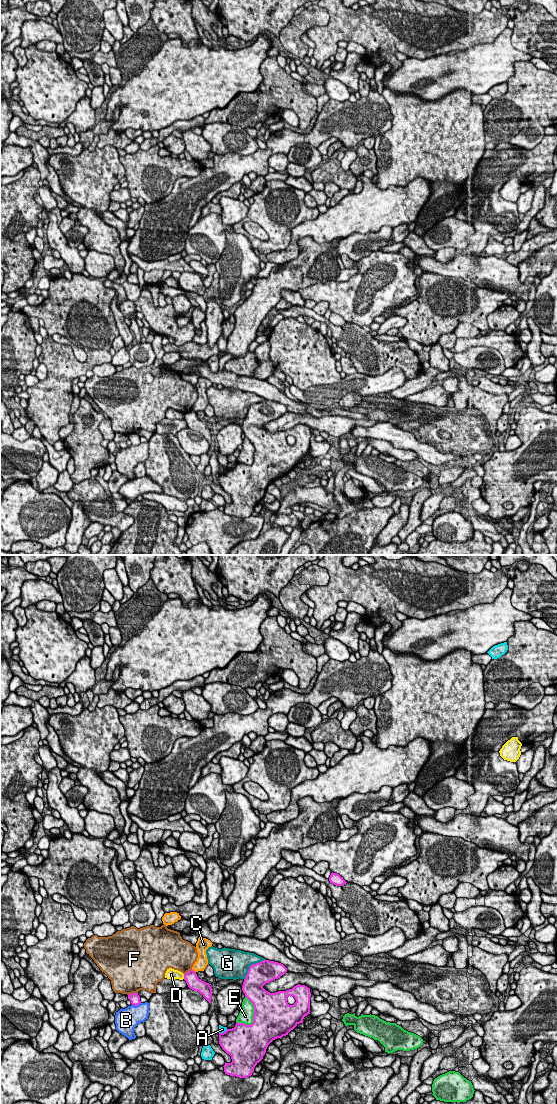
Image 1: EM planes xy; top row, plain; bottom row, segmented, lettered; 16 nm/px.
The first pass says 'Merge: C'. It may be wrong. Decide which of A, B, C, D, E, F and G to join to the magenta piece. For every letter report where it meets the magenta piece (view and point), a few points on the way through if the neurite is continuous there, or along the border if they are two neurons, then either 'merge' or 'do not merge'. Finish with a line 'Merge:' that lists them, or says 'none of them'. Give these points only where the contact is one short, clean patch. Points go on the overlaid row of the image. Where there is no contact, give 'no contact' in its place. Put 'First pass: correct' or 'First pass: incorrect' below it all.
A: contact xy (223, 1032); do not merge
B: contact xy (136, 1005); do not merge
C: contact xy (194, 971); border xy (192, 969), (195, 972); do not merge
D: contact xy (184, 976); do not merge
E: contact xy (254, 1011); do not merge
F: contact xy (132, 993); do not merge
G: contact xy (251, 965); do not merge
Merge: none of them
First pass: incorrect

